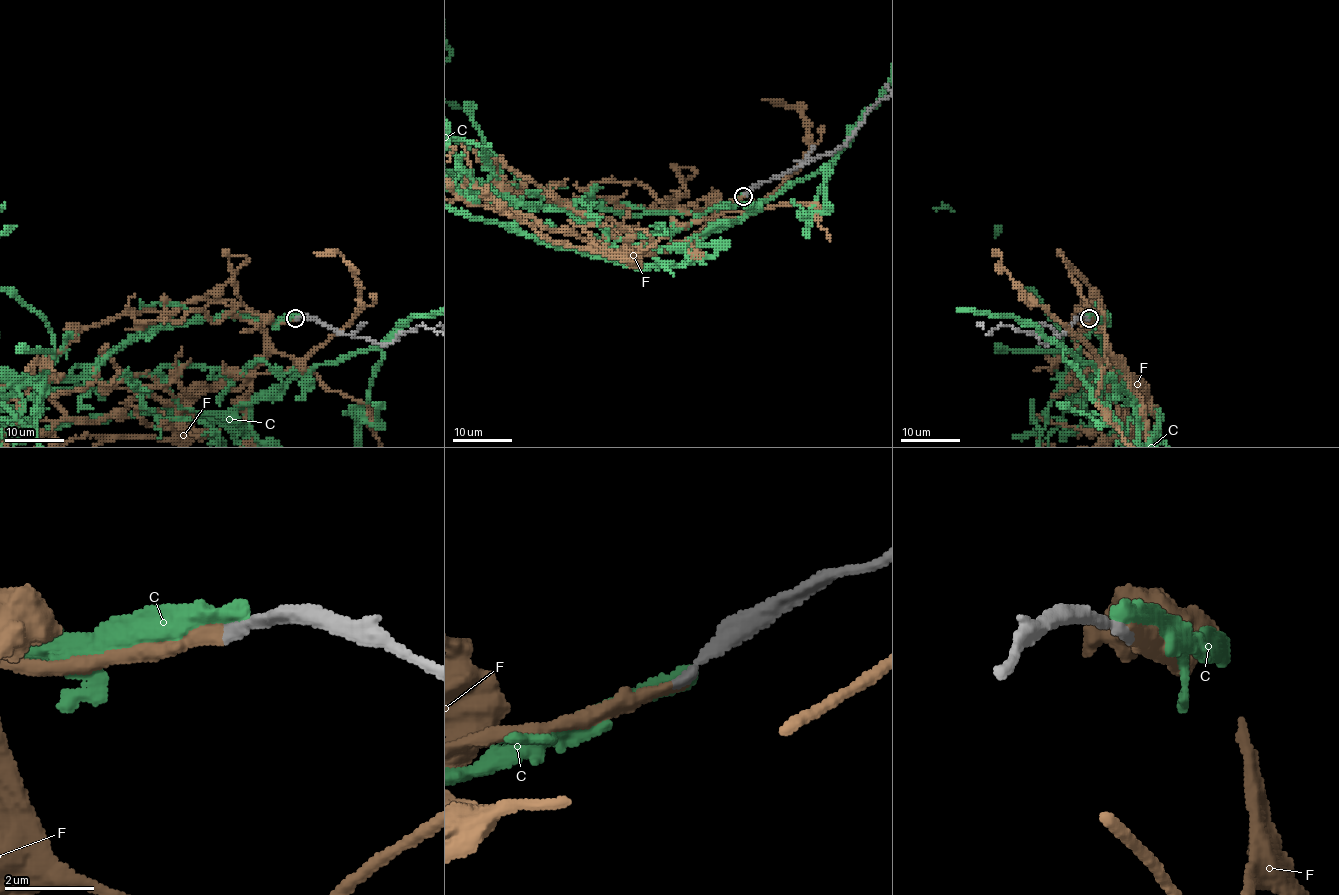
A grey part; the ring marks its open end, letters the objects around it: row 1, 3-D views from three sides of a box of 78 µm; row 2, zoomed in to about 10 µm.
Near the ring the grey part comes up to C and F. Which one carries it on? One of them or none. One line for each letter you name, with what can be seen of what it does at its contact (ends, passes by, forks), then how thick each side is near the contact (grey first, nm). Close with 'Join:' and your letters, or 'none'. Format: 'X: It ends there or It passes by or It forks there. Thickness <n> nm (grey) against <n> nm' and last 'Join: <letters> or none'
F: It ends there. Thickness 260 nm (grey) against 300 nm
Join: F

